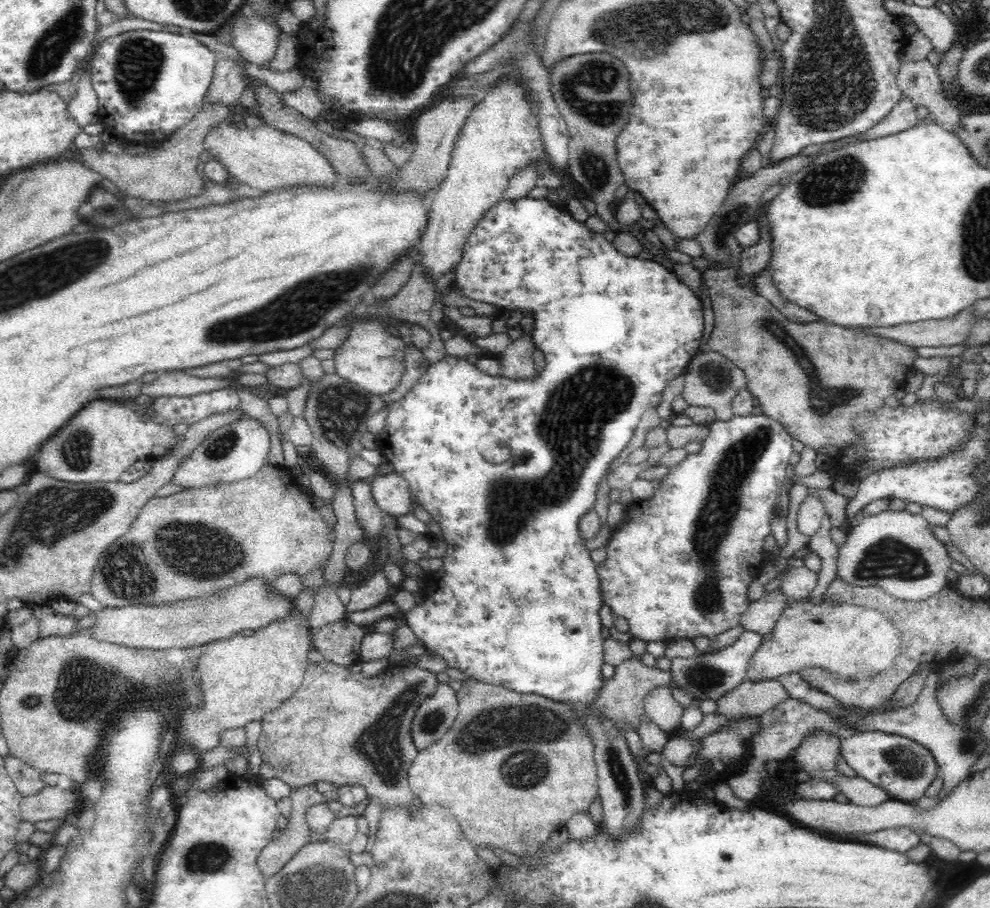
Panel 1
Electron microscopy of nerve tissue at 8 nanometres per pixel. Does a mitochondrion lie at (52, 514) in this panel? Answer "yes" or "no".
yes

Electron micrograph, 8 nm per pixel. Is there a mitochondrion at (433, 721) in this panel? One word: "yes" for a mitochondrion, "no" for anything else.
yes

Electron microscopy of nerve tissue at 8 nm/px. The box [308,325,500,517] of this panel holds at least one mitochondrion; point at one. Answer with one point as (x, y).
(338, 410)

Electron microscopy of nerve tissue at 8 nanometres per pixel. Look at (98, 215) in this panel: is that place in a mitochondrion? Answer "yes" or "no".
yes

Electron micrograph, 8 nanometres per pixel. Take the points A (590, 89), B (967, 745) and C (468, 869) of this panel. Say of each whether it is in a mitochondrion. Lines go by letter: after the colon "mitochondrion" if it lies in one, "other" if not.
A: mitochondrion
B: mitochondrion
C: other

